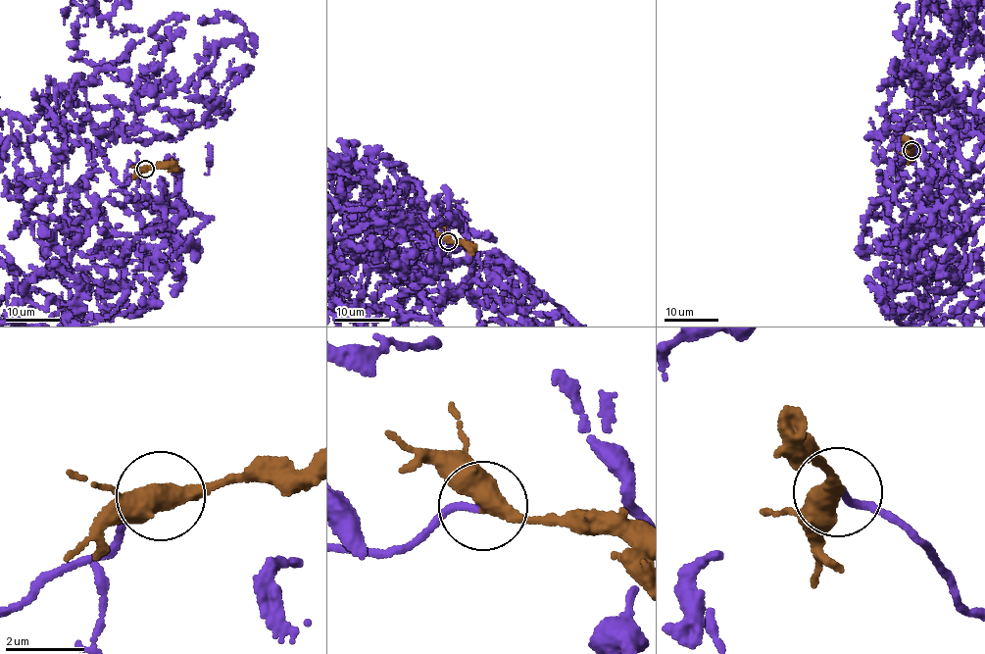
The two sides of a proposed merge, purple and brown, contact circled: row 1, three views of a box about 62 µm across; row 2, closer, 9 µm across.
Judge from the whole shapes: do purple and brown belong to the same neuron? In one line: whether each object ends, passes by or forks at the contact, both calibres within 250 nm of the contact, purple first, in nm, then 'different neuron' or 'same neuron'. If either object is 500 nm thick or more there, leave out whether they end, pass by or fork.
purple ends; brown passes by; calibres 180 and 480 nm; same neuron

